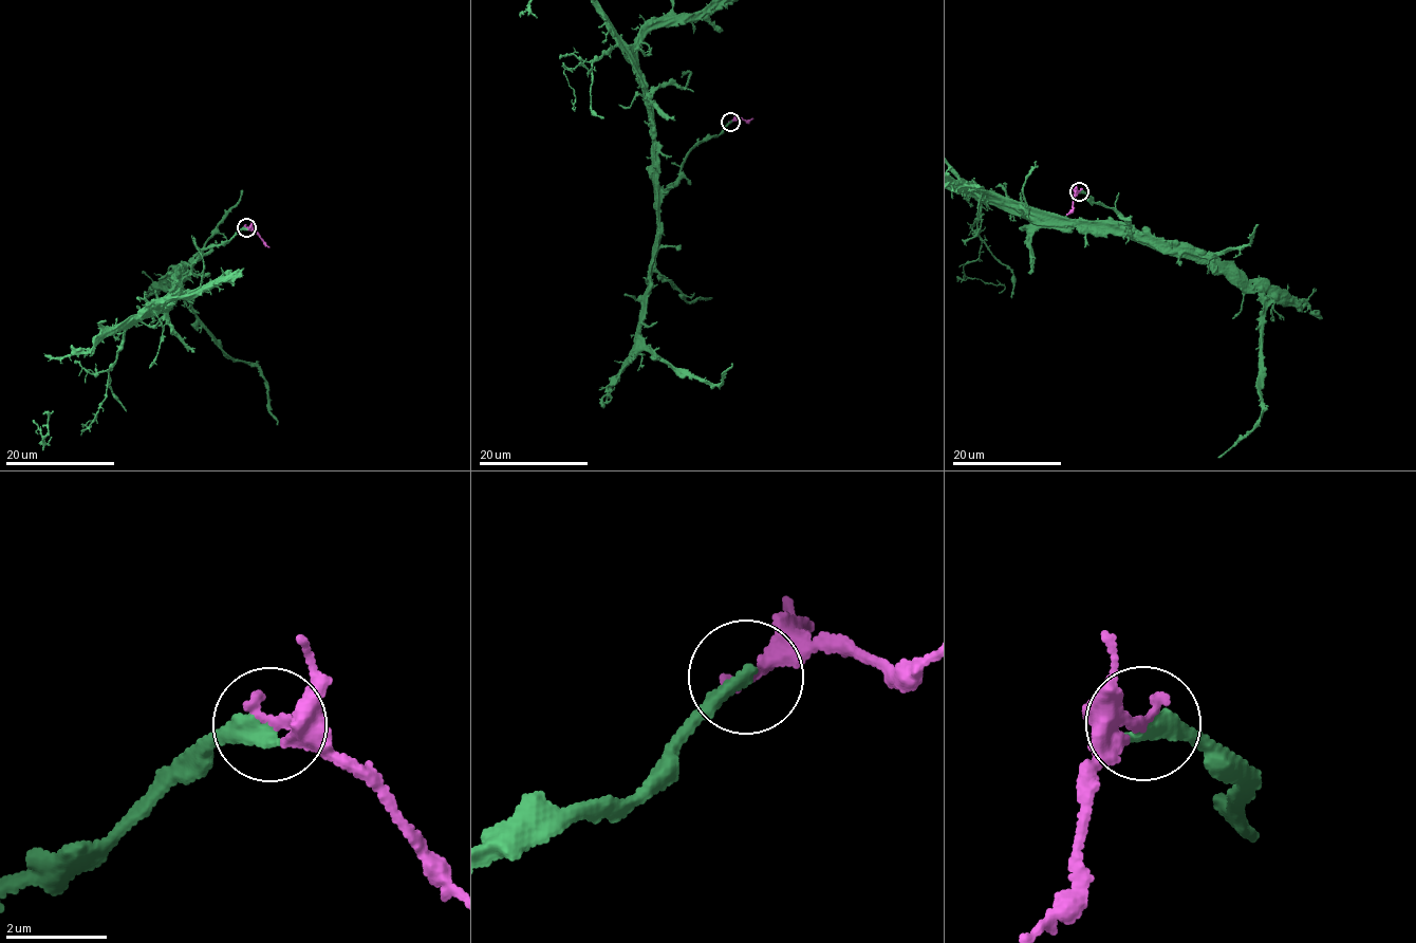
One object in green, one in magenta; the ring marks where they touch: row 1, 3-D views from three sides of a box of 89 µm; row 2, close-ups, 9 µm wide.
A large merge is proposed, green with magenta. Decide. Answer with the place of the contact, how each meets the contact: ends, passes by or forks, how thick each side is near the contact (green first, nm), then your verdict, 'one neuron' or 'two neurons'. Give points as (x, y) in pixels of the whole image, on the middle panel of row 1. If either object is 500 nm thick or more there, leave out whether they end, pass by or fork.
place (730, 122); green ends; magenta ends; calibres 320 and 280 nm; one neuron

